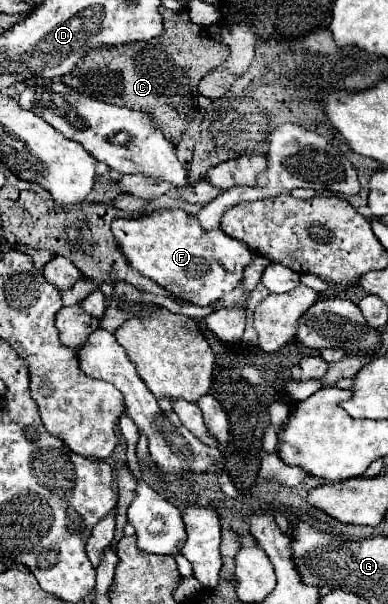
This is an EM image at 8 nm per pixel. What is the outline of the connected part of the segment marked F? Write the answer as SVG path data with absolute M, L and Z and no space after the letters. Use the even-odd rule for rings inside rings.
M153 210L139 218L117 218L111 230L133 268L195 306L209 306L229 294L243 278L243 266L255 256L245 242L221 230L203 230L199 220L183 210Z

